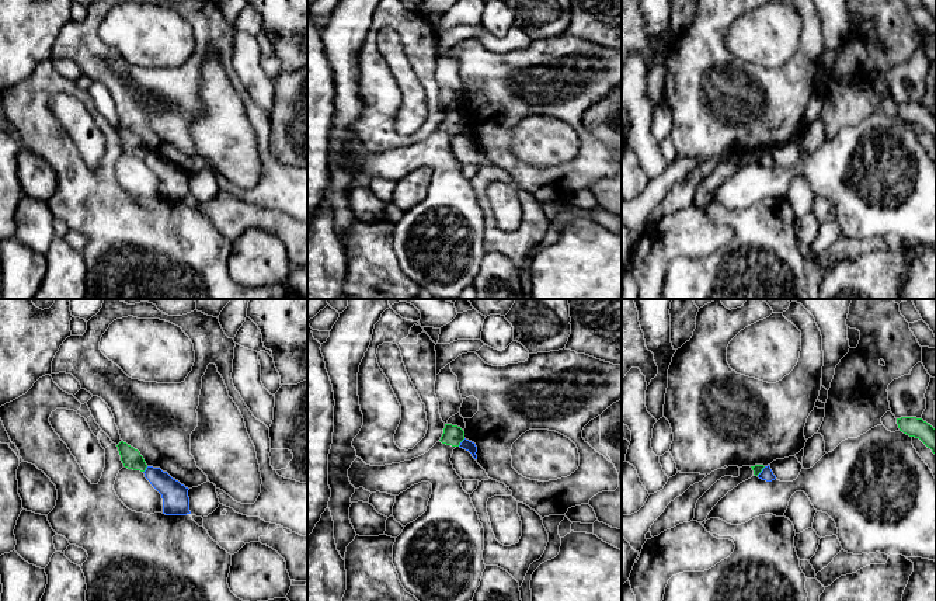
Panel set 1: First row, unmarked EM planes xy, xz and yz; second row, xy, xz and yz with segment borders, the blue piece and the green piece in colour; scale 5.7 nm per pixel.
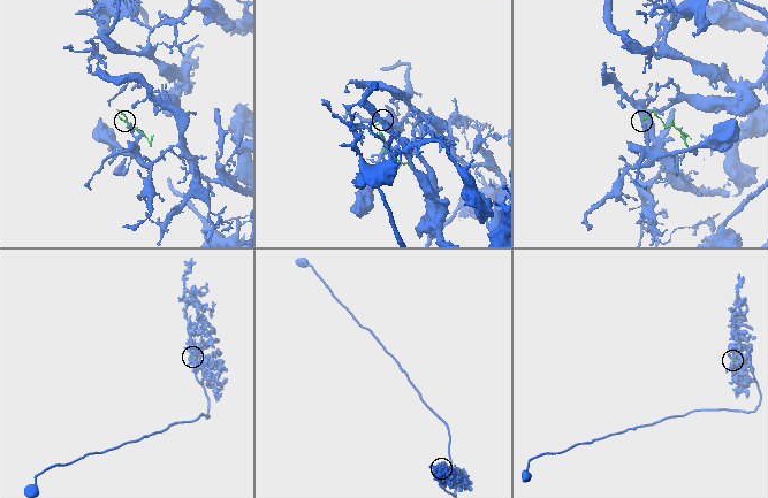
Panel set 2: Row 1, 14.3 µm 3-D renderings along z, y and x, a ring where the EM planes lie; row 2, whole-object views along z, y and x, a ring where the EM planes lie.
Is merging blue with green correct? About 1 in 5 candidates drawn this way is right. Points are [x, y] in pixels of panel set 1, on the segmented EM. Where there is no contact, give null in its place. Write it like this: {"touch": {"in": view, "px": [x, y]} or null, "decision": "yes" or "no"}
{"touch": {"in": "xz", "px": [460, 443]}, "decision": "no"}

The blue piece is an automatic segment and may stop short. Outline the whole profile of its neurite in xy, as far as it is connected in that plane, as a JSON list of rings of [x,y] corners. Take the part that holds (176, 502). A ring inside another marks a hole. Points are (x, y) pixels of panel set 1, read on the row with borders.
[[[147,466],[143,473],[150,484],[161,494],[163,514],[191,514],[188,487],[173,479],[167,472],[163,472],[160,468]]]

